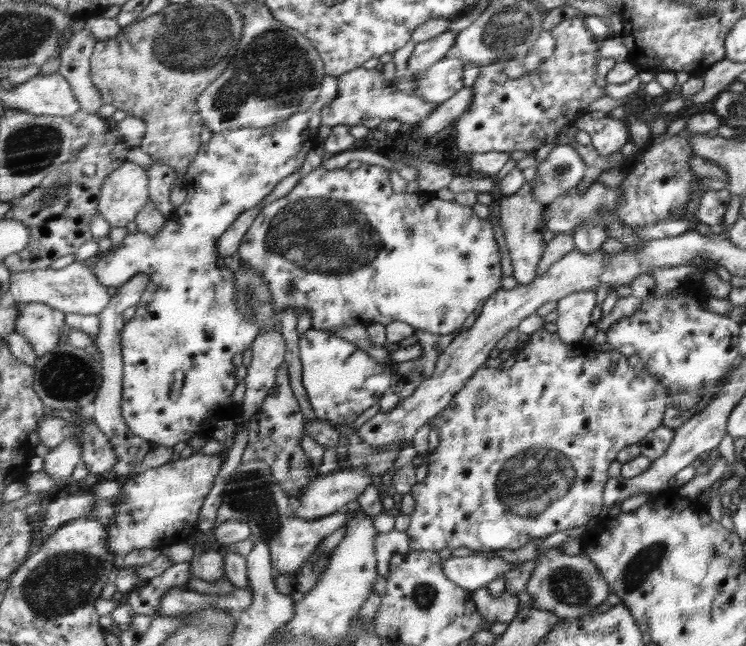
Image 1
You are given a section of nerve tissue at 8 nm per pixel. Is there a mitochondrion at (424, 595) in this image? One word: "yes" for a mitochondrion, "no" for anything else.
yes

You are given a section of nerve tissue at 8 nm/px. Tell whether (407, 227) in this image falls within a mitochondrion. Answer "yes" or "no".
no

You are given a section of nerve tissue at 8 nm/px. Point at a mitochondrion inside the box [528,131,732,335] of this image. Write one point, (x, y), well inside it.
(562, 171)

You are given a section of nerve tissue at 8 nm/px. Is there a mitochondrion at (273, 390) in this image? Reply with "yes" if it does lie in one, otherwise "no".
no

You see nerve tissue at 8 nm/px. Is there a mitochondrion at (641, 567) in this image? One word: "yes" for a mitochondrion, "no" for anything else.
yes

